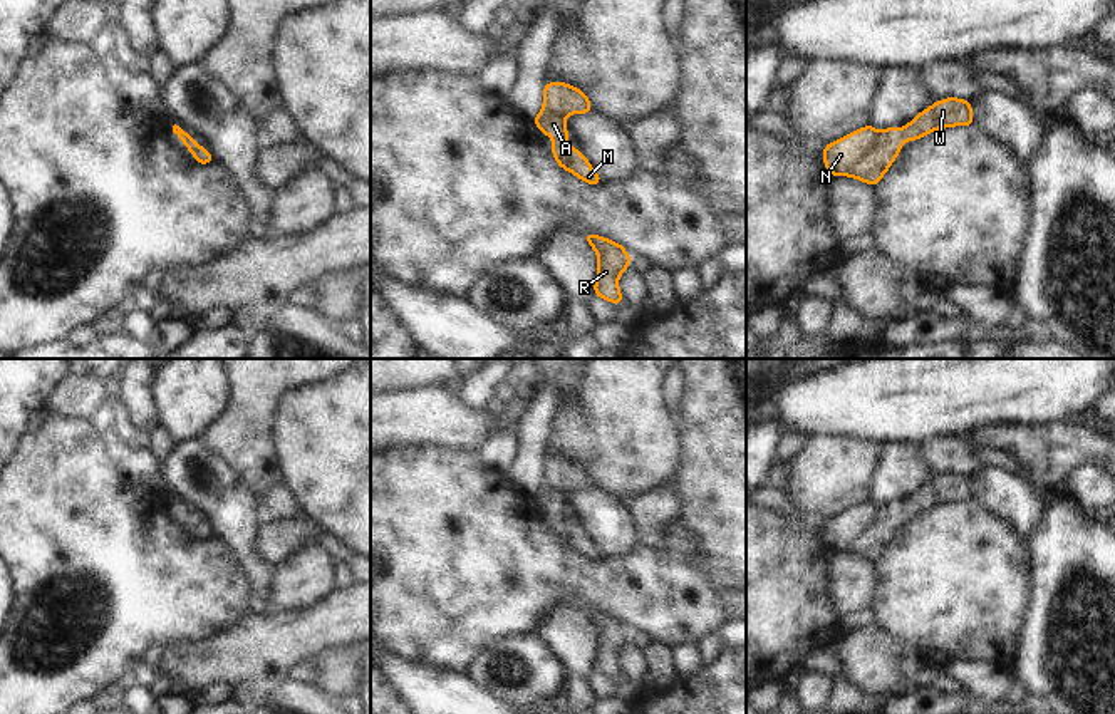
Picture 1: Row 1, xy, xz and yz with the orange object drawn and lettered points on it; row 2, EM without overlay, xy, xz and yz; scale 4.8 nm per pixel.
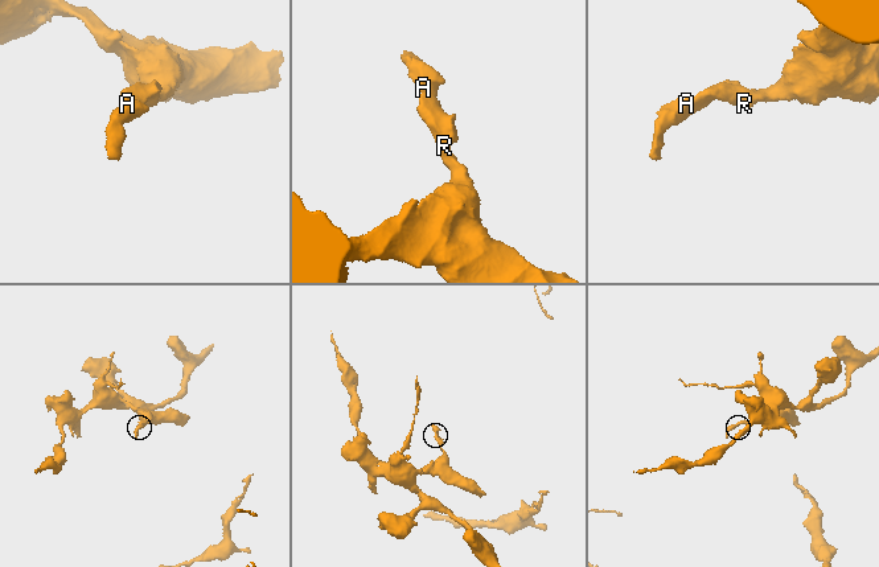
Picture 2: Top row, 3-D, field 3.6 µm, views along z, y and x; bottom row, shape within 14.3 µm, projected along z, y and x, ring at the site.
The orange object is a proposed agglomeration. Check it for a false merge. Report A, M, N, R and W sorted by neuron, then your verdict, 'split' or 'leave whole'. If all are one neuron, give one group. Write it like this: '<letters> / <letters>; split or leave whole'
A M N R W; leave whole

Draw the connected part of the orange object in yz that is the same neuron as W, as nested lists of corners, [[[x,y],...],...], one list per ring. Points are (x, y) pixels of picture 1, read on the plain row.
[[[947,473],[936,476],[900,506],[892,501],[875,506],[872,499],[823,521],[823,536],[828,550],[852,551],[877,561],[902,525],[902,516],[917,516],[932,506],[952,501],[974,501],[971,476]]]

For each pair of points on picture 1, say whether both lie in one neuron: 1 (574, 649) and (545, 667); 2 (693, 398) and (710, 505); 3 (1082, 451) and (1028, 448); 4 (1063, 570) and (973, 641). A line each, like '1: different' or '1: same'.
1: different
2: same
3: same
4: different

